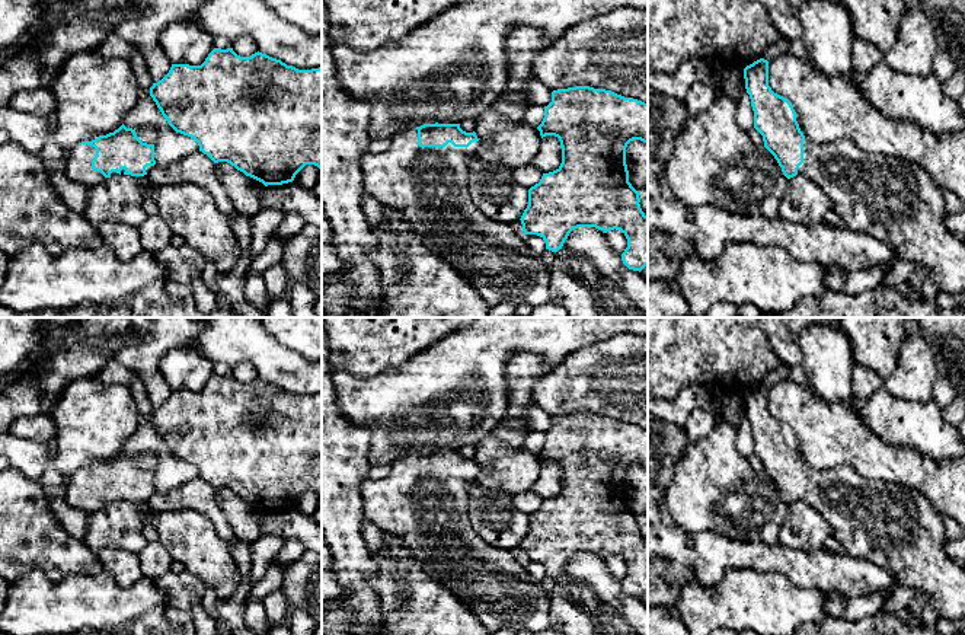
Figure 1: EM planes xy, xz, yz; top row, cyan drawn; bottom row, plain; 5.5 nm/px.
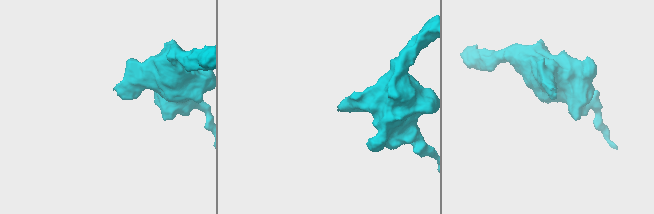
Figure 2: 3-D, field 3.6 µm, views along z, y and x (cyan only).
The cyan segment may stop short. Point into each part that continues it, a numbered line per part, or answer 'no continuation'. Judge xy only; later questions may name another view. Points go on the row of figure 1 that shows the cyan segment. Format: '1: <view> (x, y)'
1: xy (77, 168)

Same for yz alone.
1: yz (895, 201)

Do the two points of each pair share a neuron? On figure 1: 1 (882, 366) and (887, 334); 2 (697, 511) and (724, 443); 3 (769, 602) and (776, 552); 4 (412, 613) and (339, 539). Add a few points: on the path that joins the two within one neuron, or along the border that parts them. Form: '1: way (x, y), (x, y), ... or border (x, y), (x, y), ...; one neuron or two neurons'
1: way (882, 357), (882, 341); one neuron
2: way (702, 494), (702, 481), (715, 460); one neuron
3: border (738, 570), (777, 571), (795, 584), (804, 586); two neurons
4: border (373, 555), (377, 571), (368, 584), (382, 609); two neurons

